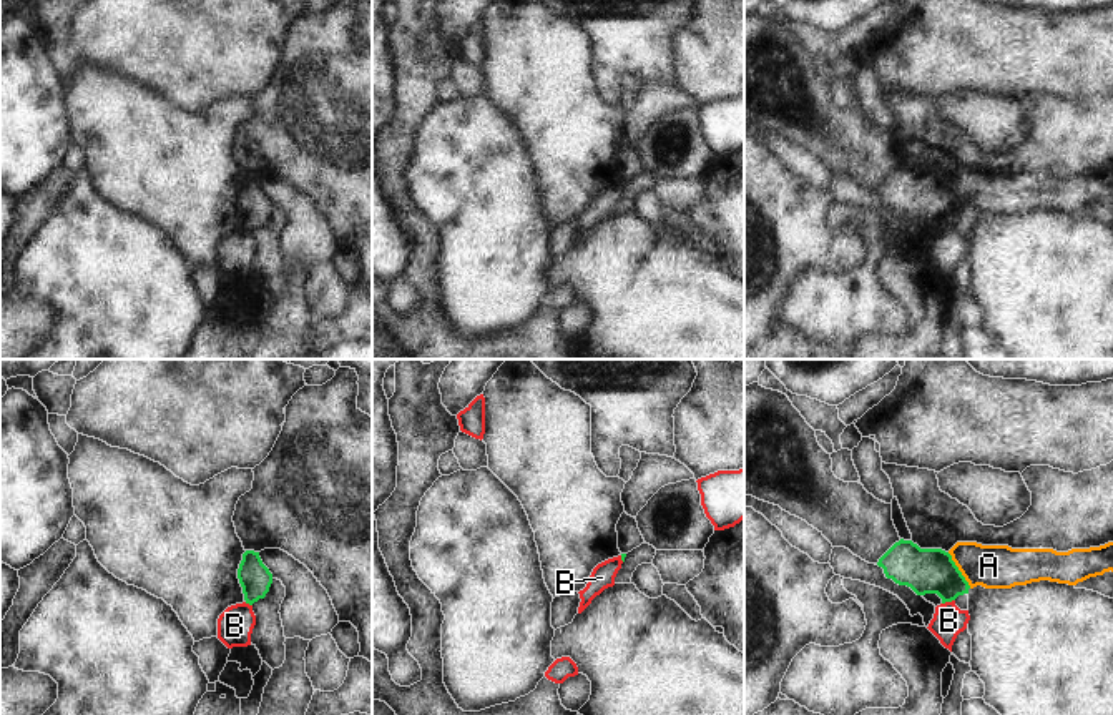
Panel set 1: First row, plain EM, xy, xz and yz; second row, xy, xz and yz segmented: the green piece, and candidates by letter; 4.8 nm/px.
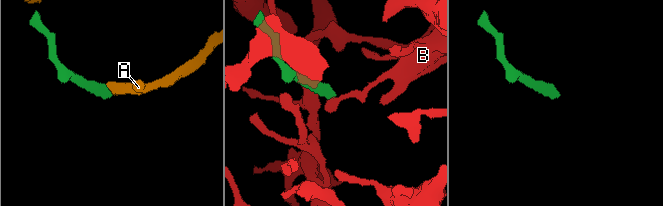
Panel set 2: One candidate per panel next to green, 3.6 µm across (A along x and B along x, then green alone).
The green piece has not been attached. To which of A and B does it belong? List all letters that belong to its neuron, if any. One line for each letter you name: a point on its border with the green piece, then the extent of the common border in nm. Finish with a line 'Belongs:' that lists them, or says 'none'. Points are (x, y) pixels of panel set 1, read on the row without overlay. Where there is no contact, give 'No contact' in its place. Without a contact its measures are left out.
Belongs: none

